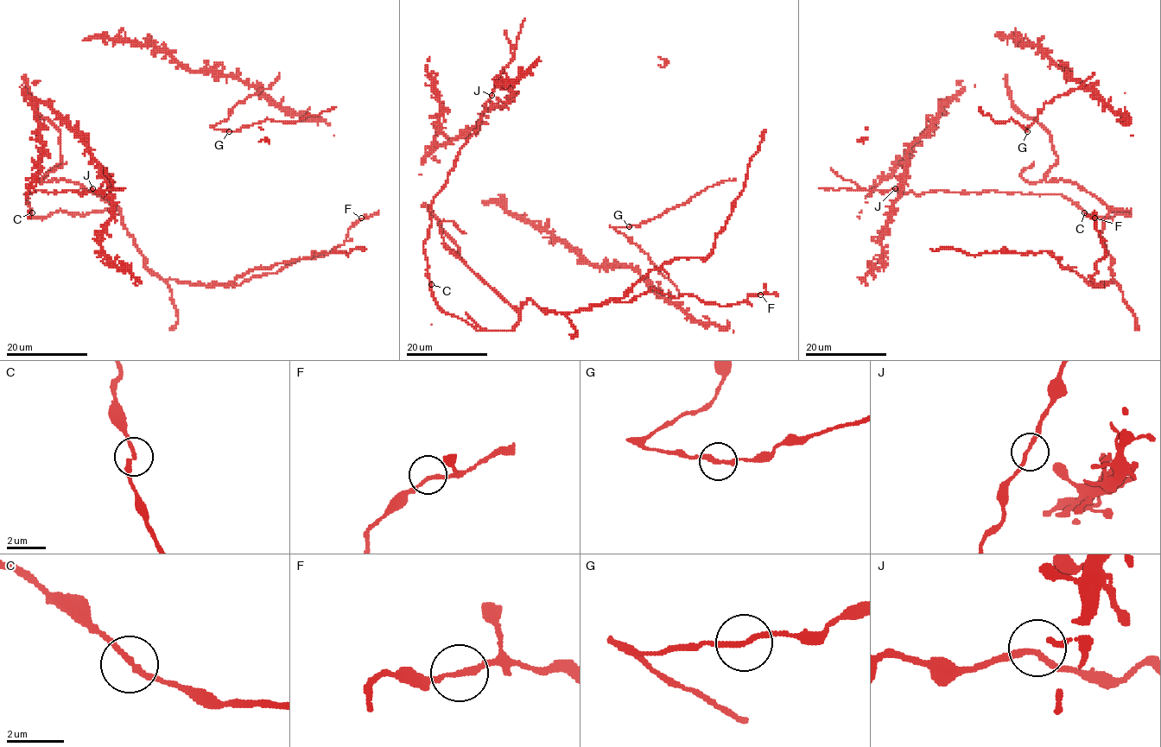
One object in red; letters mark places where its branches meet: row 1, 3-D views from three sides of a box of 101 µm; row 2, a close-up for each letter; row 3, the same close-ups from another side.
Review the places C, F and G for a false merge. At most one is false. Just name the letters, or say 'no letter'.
no letter

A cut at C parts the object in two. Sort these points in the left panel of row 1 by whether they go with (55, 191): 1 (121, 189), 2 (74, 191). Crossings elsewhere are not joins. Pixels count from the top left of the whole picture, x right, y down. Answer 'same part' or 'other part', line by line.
1: same part
2: same part

